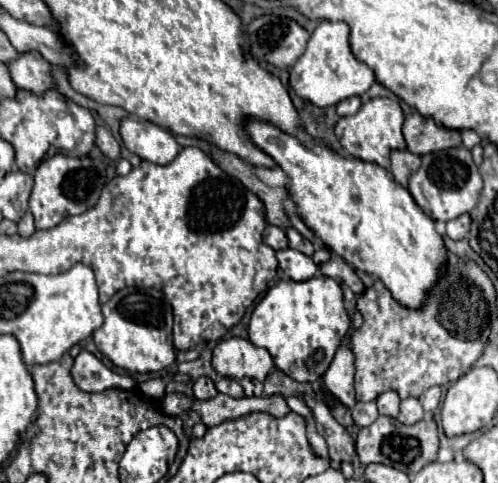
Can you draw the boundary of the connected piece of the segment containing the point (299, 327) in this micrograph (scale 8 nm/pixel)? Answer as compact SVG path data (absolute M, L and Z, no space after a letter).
M320 275L318 279L312 277L300 283L292 279L278 281L254 307L248 335L256 347L268 349L280 371L300 383L308 383L326 373L348 327L350 319L344 309L340 285L334 279Z

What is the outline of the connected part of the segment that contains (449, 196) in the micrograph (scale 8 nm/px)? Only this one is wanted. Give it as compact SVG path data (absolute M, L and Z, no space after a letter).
M452 147L446 151L428 153L422 157L422 167L412 173L408 179L408 189L414 201L434 219L434 221L450 221L460 217L462 213L470 213L480 199L482 177L472 161L472 155L464 147Z

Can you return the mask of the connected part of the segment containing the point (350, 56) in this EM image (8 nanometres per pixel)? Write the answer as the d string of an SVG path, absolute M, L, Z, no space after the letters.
M322 21L304 51L304 55L290 69L290 85L298 97L312 101L318 107L336 105L352 95L364 95L376 81L372 69L358 61L348 43L350 27L344 21Z

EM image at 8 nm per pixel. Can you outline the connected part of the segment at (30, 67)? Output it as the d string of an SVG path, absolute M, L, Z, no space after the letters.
M22 53L16 61L8 63L8 69L20 89L28 89L30 93L44 93L44 89L56 89L52 65L44 61L38 53Z

